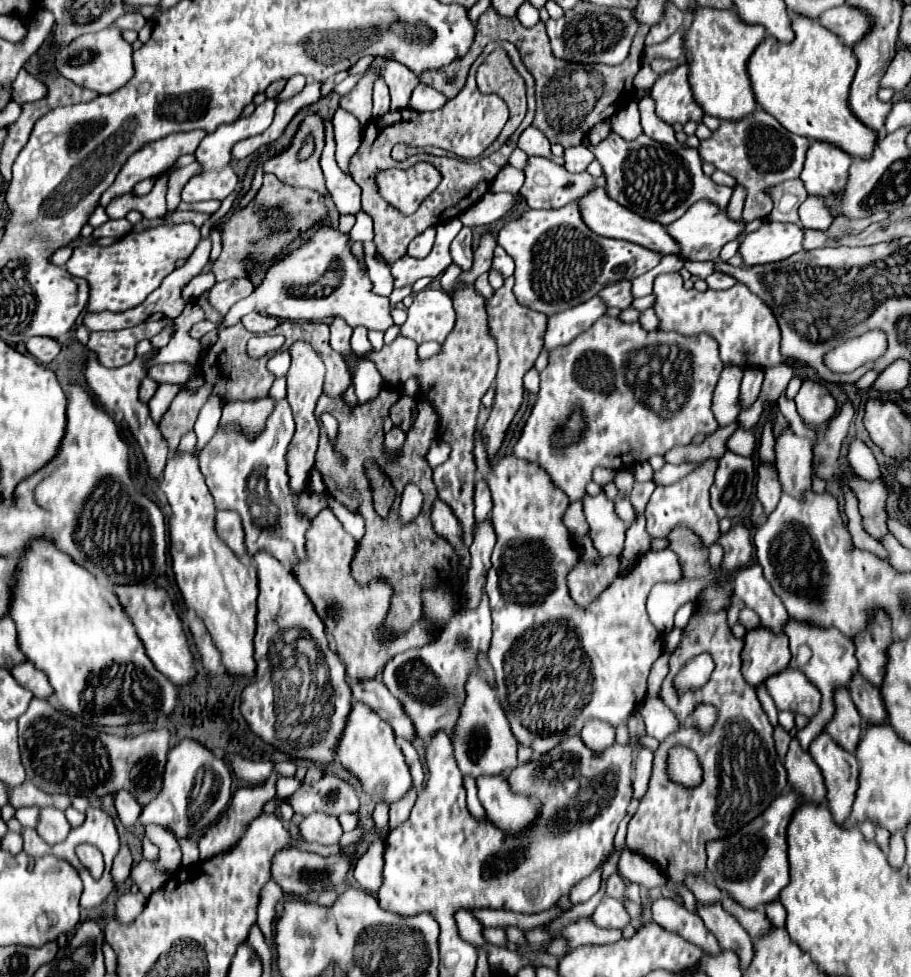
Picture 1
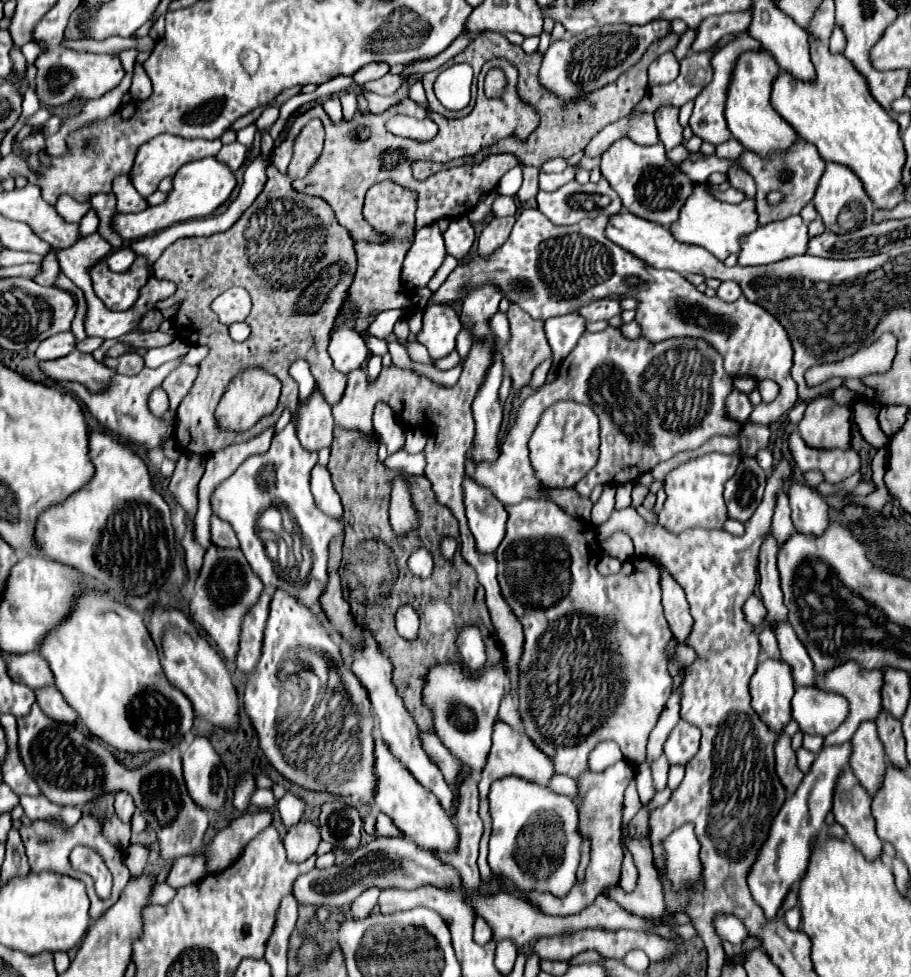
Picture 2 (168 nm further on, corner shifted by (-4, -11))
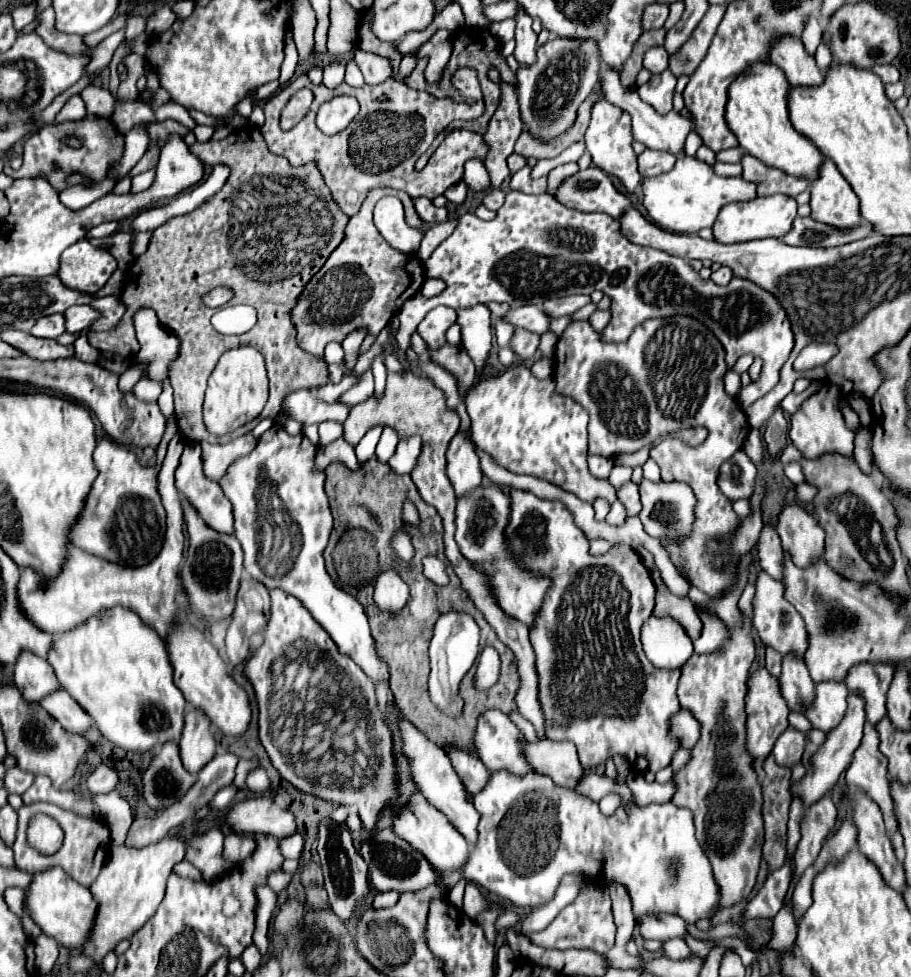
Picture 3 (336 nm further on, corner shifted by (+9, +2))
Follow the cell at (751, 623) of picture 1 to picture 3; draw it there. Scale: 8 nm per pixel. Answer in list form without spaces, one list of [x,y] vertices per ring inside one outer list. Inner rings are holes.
[[[767,648],[767,664],[765,664],[765,668],[767,668],[767,672],[771,674],[771,676],[775,676],[777,680],[779,680],[779,676],[781,676],[781,660],[783,660],[783,656],[777,652],[777,650],[773,650],[773,648]]]

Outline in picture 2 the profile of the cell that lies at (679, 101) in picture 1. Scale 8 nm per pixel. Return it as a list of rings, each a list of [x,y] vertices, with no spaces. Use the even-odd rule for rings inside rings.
[[[738,33],[738,37],[732,43],[728,43],[724,49],[720,49],[712,57],[712,83],[708,83],[708,87],[704,87],[704,91],[700,91],[700,95],[694,99],[694,109],[692,109],[692,115],[690,115],[690,127],[692,127],[694,135],[700,135],[704,141],[720,145],[720,143],[724,143],[724,141],[728,141],[732,137],[728,127],[726,127],[726,121],[724,121],[726,89],[728,89],[732,63],[736,61],[736,57],[740,53],[744,53],[748,49],[760,49],[760,43],[754,41],[752,37],[748,37],[748,33]]]

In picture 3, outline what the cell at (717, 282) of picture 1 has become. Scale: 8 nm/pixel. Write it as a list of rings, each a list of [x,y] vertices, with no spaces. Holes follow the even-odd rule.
[[[721,266],[719,270],[715,270],[715,272],[711,274],[711,280],[713,280],[715,284],[719,284],[719,286],[729,284],[731,278],[733,278],[733,272],[731,272],[731,268],[727,268],[727,266]]]

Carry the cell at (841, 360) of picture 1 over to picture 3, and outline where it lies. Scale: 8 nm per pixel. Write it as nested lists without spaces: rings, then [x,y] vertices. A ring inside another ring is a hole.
[[[817,342],[807,346],[805,350],[801,350],[801,354],[795,360],[795,370],[811,370],[815,366],[823,366],[827,364],[833,356],[837,354],[837,346],[835,344],[827,344],[827,342]]]

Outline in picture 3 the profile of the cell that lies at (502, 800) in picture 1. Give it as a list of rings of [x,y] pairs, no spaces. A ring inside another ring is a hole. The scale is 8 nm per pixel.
[[[507,770],[495,772],[485,790],[475,794],[475,808],[481,812],[479,842],[471,850],[471,858],[461,876],[505,902],[521,908],[545,906],[555,896],[561,878],[577,872],[589,880],[605,882],[607,876],[607,884],[623,884],[631,896],[633,914],[637,920],[645,914],[667,912],[695,924],[701,918],[711,920],[717,914],[719,886],[715,882],[711,862],[695,838],[693,814],[687,808],[673,806],[671,802],[647,806],[631,802],[621,804],[611,816],[605,816],[599,812],[597,802],[577,794],[575,790],[557,786],[543,774],[527,774],[517,778]],[[529,814],[531,822],[511,822],[513,818],[525,818]]]

